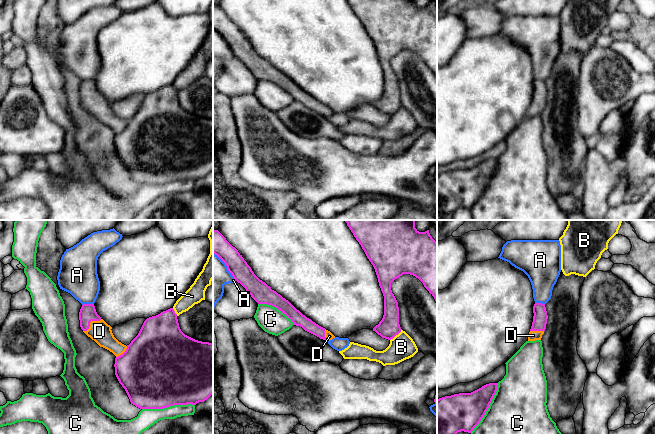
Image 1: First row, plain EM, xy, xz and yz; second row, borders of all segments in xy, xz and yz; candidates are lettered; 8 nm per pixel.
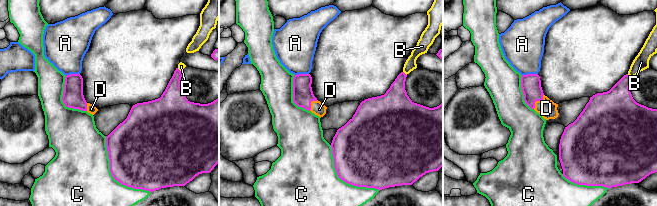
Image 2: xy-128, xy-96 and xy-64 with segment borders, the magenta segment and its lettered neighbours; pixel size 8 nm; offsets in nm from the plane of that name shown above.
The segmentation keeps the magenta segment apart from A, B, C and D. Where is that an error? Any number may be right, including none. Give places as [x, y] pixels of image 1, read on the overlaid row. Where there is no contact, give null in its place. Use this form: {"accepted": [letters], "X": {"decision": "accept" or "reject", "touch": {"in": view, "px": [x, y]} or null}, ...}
{"accepted": ["D"], "A": {"decision": "reject", "touch": {"in": "xy", "px": [87, 304]}}, "B": {"decision": "reject", "touch": {"in": "xz", "px": [396, 334]}}, "C": {"decision": "reject", "touch": {"in": "xy", "px": [168, 406]}}, "D": {"decision": "accept", "touch": {"in": "xy", "px": [90, 321]}}}

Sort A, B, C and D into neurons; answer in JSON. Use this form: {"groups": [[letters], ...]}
{"groups": [["A"], ["B"], ["C"], ["D"]]}

